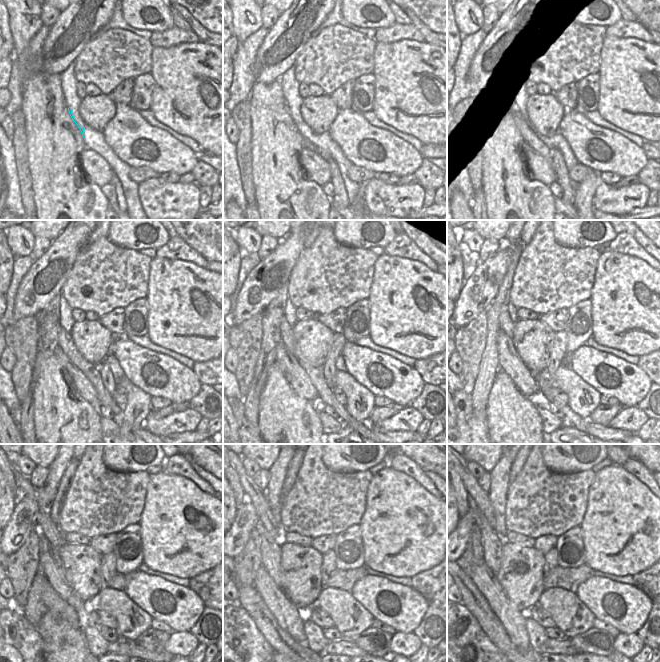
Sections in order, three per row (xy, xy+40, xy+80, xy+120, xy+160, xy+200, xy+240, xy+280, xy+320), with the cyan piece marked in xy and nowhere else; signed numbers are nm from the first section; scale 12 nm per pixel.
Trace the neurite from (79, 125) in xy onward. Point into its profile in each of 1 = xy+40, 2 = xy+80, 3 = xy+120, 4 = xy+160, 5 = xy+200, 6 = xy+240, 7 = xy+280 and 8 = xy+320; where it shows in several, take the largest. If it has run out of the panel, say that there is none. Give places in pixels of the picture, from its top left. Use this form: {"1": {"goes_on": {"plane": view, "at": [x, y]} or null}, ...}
{"1": {"goes_on": {"plane": "xy+40", "at": [302, 128]}}, "2": {"goes_on": {"plane": "xy+80", "at": [528, 135]}}, "3": {"goes_on": {"plane": "xy+120", "at": [65, 341]}}, "4": {"goes_on": {"plane": "xy+160", "at": [325, 394]}}, "5": {"goes_on": {"plane": "xy+200", "at": [544, 383]}}, "6": {"goes_on": {"plane": "xy+240", "at": [51, 531]}}, "7": {"goes_on": {"plane": "xy+280", "at": [253, 493]}}, "8": {"goes_on": {"plane": "xy+320", "at": [482, 499]}}}

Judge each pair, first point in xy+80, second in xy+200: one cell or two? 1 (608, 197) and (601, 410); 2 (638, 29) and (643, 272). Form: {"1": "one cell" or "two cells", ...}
{"1": "two cells", "2": "two cells"}

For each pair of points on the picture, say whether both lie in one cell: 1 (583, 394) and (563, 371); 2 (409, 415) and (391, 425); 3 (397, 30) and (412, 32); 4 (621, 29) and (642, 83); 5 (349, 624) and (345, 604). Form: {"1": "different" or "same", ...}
{"1": "same", "2": "same", "3": "same", "4": "different", "5": "same"}

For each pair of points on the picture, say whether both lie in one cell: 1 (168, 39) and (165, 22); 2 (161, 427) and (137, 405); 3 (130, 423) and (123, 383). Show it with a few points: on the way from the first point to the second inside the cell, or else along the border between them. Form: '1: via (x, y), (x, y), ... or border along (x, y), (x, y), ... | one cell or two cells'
1: border along (174, 26), (166, 30), (152, 32) | two cells
2: border along (151, 410), (142, 425) | two cells
3: via (132, 413), (132, 393) | one cell

